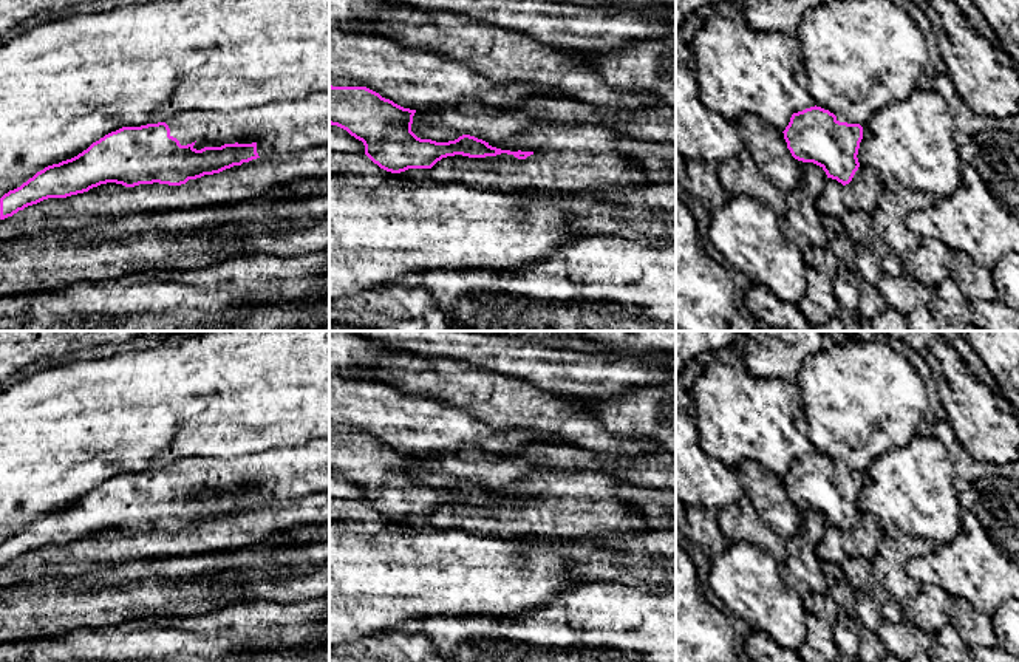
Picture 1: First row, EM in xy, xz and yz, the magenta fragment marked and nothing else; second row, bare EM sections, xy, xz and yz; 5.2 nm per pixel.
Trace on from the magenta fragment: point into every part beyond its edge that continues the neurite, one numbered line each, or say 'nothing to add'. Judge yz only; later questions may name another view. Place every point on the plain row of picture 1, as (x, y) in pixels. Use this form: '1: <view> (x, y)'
nothing to add

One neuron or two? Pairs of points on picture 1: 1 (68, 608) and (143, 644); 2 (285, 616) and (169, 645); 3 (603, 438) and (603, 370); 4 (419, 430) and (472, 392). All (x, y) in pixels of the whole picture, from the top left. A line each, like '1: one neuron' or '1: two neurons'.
1: two neurons
2: one neuron
3: two neurons
4: two neurons

